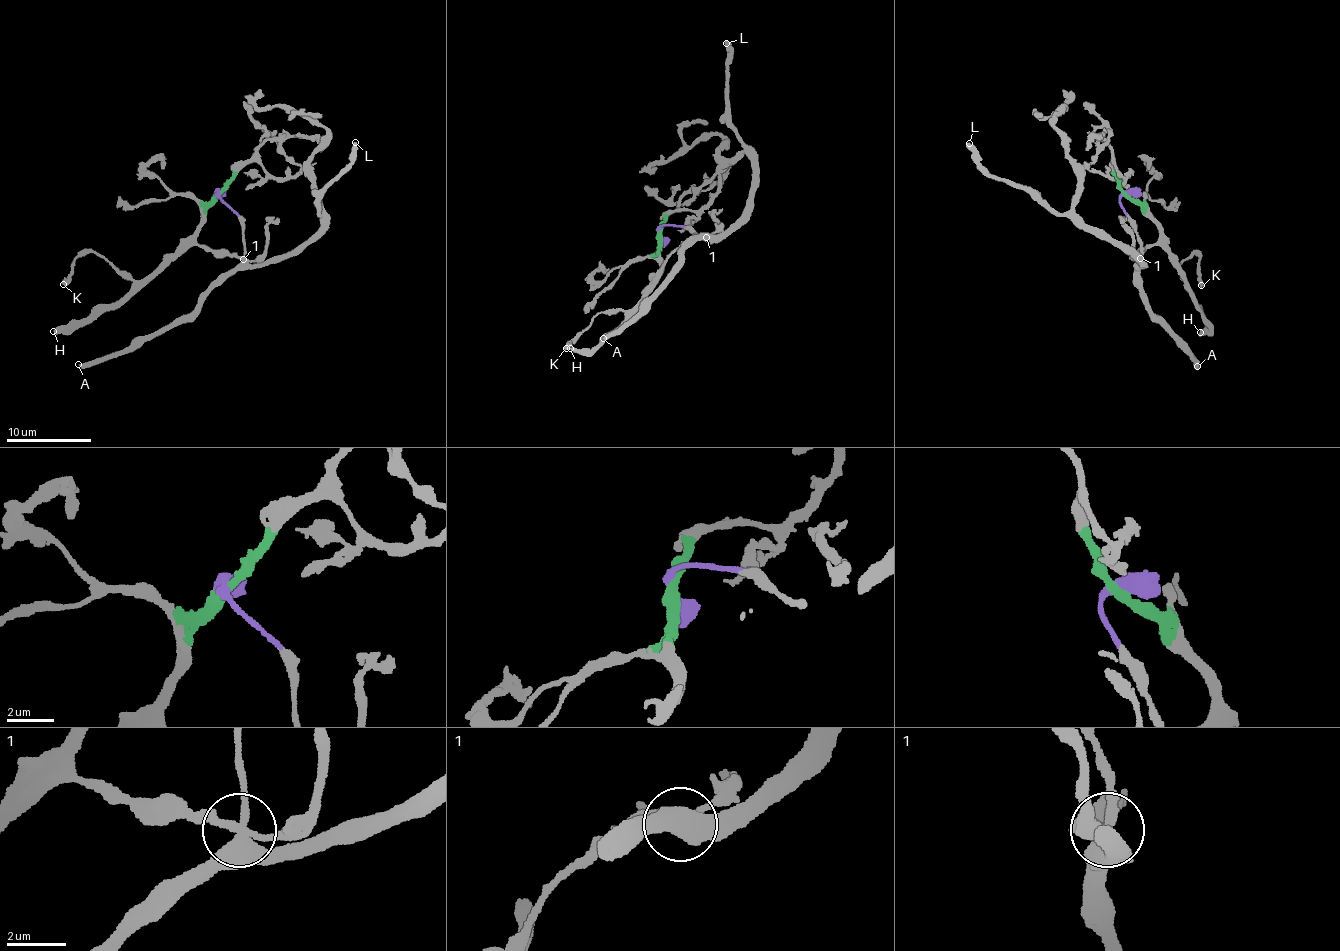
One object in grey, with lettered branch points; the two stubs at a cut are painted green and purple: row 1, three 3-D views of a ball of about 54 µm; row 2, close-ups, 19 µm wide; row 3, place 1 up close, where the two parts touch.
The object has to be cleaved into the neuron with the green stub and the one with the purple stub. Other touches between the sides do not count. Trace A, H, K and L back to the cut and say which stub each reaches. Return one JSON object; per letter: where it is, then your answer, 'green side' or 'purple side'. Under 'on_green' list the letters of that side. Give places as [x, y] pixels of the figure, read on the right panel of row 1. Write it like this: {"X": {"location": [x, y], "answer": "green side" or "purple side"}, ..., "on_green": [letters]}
{"A": {"location": [1197, 366], "answer": "purple side"}, "H": {"location": [1200, 332], "answer": "green side"}, "K": {"location": [1201, 285], "answer": "green side"}, "L": {"location": [969, 143], "answer": "purple side"}, "on_green": ["H", "K"]}

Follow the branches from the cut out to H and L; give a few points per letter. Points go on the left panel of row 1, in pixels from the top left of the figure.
H: (218, 194), (196, 231), (196, 237), (149, 276), (84, 321), (63, 325), (53, 331)
L: (218, 194), (242, 228), (244, 260), (277, 262), (317, 236), (324, 192), (350, 161), (355, 142)

